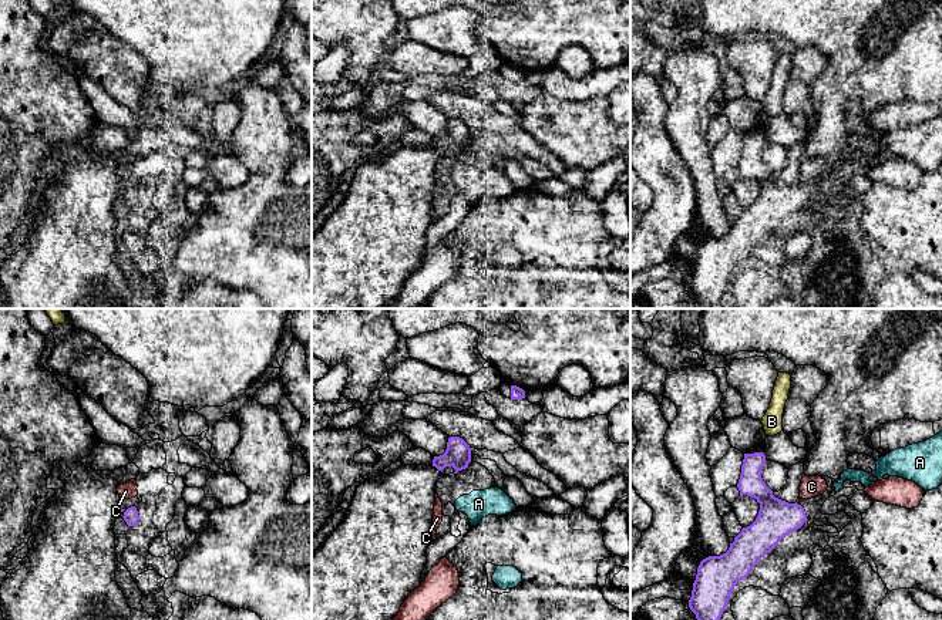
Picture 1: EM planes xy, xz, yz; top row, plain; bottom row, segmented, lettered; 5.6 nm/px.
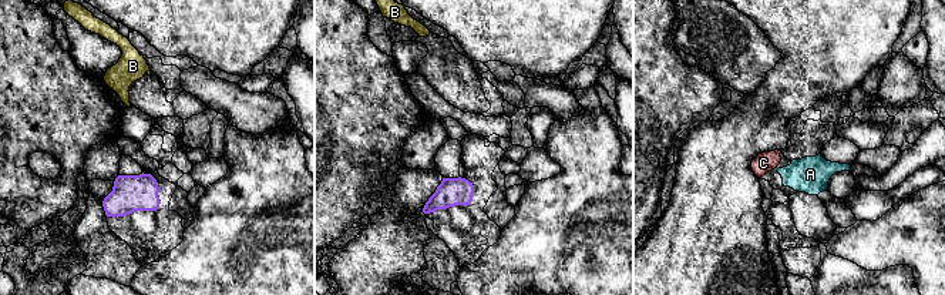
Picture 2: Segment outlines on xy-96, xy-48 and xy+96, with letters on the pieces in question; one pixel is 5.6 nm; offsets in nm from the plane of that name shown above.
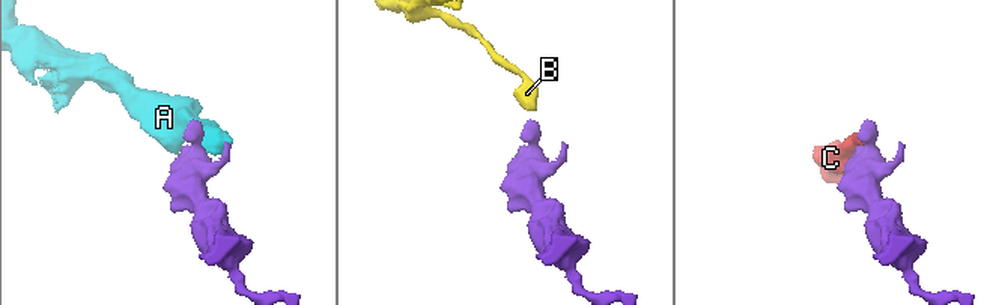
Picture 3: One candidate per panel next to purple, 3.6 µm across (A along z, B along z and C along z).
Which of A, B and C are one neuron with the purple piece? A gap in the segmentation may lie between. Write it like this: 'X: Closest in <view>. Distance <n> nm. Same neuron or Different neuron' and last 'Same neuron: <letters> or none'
A: Closest in xz. Distance 130 nm. Same neuron
B: Closest in yz. Distance 100 nm. Different neuron
C: Closest in yz. Distance 40 nm. Different neuron
Same neuron: A

